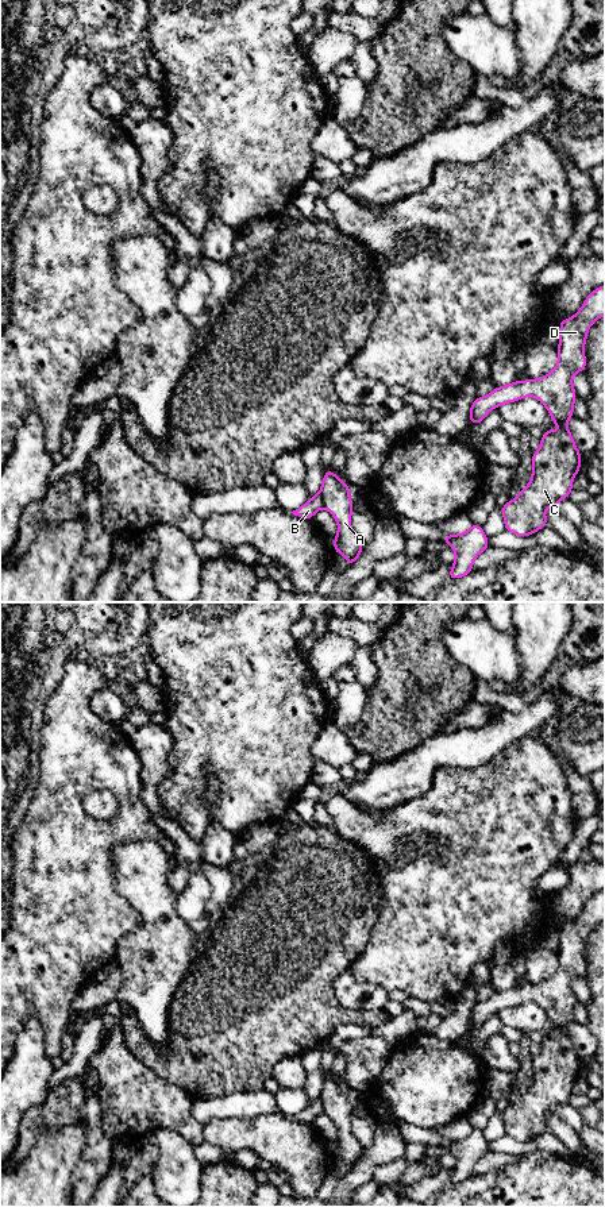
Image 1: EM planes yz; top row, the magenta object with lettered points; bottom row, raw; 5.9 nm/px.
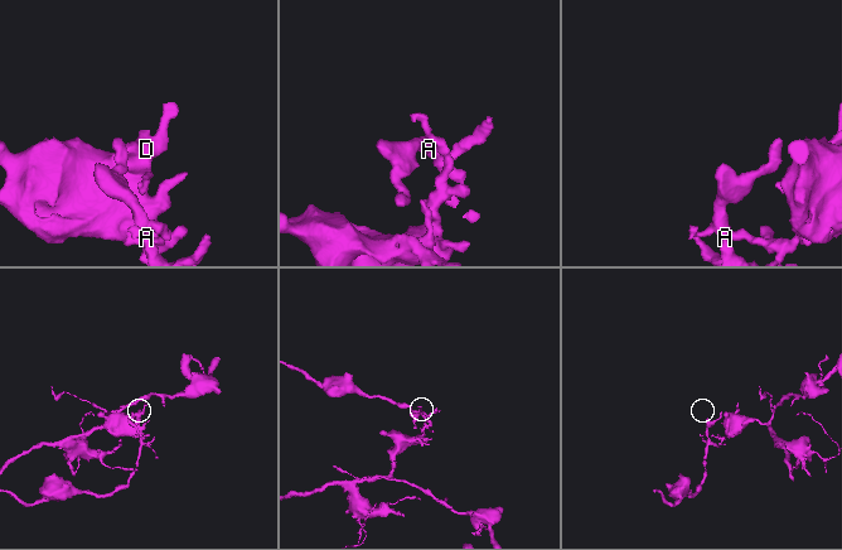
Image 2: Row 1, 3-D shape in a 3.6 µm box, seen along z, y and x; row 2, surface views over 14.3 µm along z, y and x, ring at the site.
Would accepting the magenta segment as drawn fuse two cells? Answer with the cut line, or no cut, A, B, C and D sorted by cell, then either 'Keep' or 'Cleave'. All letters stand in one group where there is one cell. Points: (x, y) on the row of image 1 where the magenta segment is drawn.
Split along yz (320, 492), (323, 505). Groups: A / B C D. Cleave

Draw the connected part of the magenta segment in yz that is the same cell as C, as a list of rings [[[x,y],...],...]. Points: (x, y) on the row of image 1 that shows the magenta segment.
[[[605,285],[593,290],[582,304],[581,309],[571,317],[559,323],[560,335],[558,346],[558,365],[547,375],[537,379],[515,381],[506,386],[497,386],[485,397],[477,397],[470,408],[470,424],[479,424],[493,409],[508,402],[515,402],[524,397],[536,397],[552,417],[552,427],[546,429],[540,440],[540,448],[532,454],[532,477],[529,483],[515,500],[508,501],[502,508],[505,529],[517,536],[529,536],[547,527],[546,508],[556,508],[558,502],[569,498],[573,490],[573,479],[581,470],[581,452],[578,451],[571,432],[567,427],[569,419],[574,414],[574,401],[577,398],[573,386],[573,377],[586,370],[586,356],[583,352],[587,332],[591,324],[605,316]]]

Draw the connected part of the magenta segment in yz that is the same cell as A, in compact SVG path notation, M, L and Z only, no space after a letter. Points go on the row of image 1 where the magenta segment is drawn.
M328 467L320 487L323 506L335 517L338 535L334 539L334 549L347 559L350 567L359 556L363 543L351 528L354 504L350 498L350 485L344 485Z

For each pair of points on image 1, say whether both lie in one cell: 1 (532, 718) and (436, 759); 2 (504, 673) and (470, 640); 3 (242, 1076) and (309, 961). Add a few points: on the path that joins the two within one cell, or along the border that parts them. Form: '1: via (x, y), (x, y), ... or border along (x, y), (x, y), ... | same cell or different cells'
1: via (508, 728), (477, 747), (461, 748) | same cell
2: via (496, 664), (478, 647) | same cell
3: via (242, 1048), (242, 1029), (281, 990) | same cell

